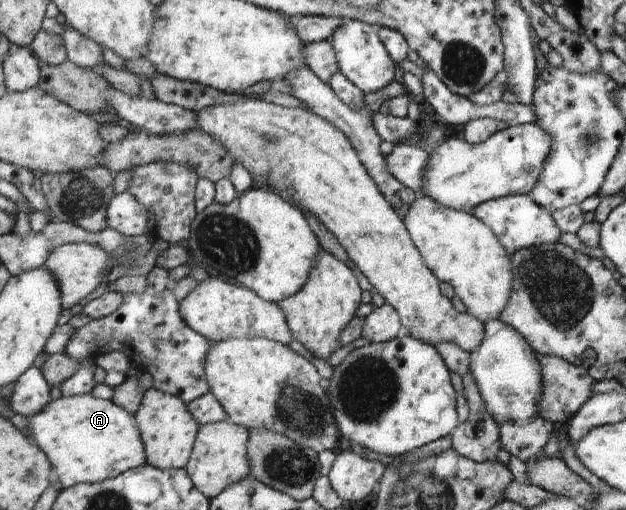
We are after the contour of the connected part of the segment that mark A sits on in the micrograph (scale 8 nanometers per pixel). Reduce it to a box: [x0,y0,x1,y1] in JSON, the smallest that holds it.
[29,393,147,488]

